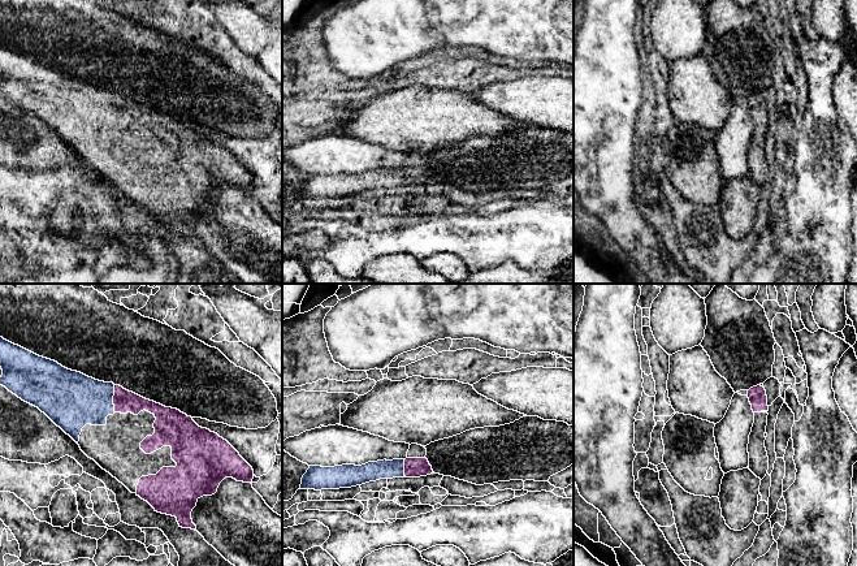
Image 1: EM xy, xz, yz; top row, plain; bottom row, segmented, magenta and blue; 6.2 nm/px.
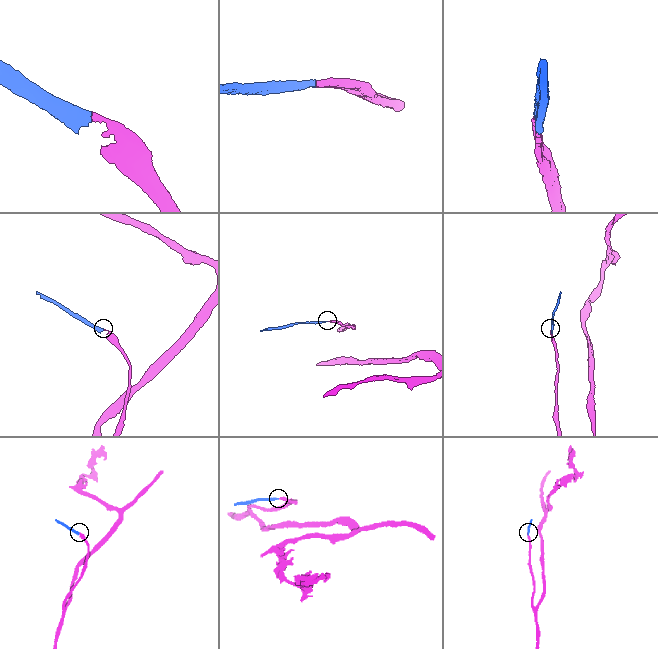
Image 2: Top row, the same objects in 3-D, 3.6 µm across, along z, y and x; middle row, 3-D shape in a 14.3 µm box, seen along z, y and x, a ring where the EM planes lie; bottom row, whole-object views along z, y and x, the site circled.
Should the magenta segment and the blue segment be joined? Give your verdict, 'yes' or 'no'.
yes

